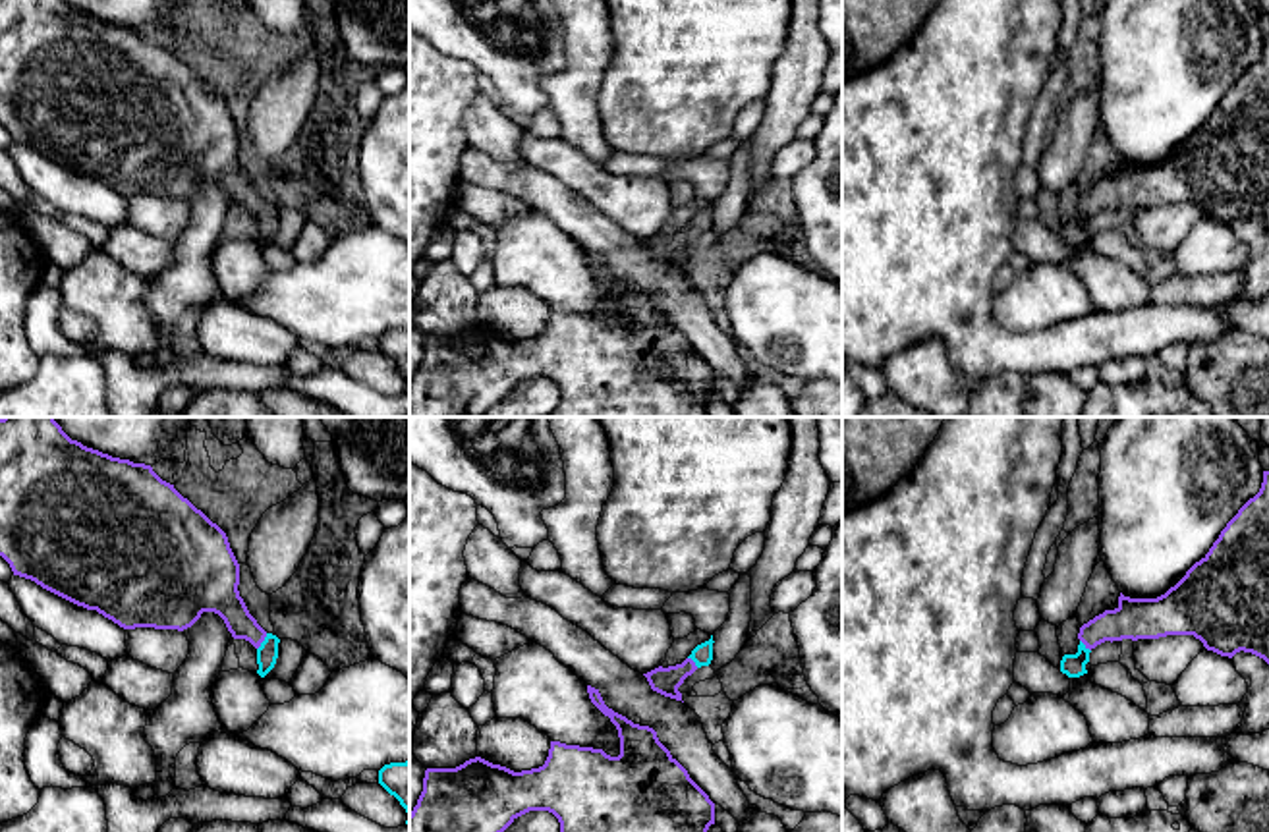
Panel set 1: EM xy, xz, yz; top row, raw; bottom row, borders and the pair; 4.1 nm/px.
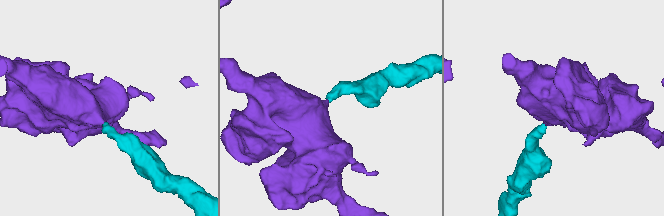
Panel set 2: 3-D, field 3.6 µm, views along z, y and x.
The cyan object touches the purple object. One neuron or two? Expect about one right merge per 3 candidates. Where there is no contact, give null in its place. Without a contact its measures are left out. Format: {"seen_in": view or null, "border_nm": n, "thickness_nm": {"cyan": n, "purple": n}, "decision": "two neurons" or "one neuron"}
{"seen_in": "xy", "border_nm": 80, "thickness_nm": {"cyan": 90, "purple": 140}, "decision": "one neuron"}

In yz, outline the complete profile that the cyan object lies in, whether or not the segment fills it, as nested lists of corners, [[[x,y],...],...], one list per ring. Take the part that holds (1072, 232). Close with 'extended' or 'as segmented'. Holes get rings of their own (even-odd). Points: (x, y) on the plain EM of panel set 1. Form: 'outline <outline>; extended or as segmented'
outline [[[1263,39],[1259,60],[1238,77],[1209,120],[1174,154],[1157,166],[1130,166],[1120,160],[1114,178],[1084,191],[1078,220],[1062,224],[1060,239],[1068,245],[1087,241],[1089,220],[1105,208],[1167,203],[1194,203],[1221,224],[1232,226],[1244,218],[1269,232],[1269,39]]]; extended

